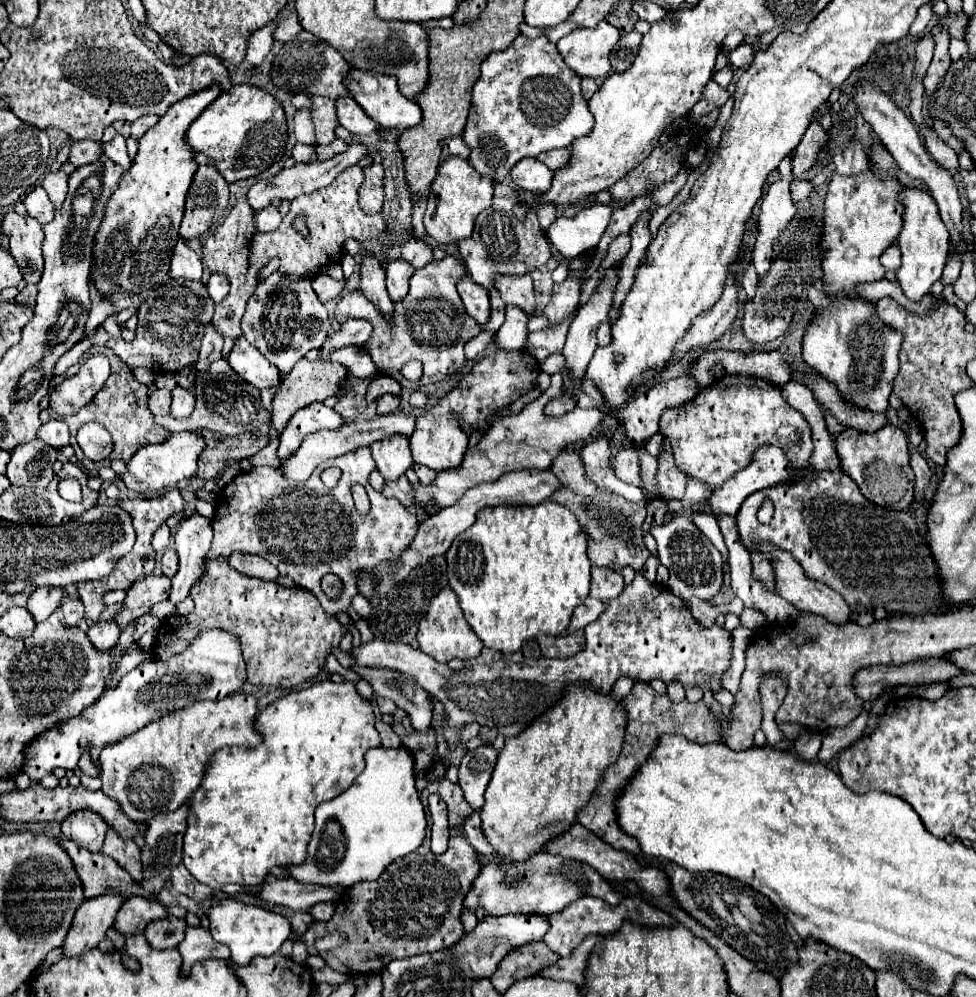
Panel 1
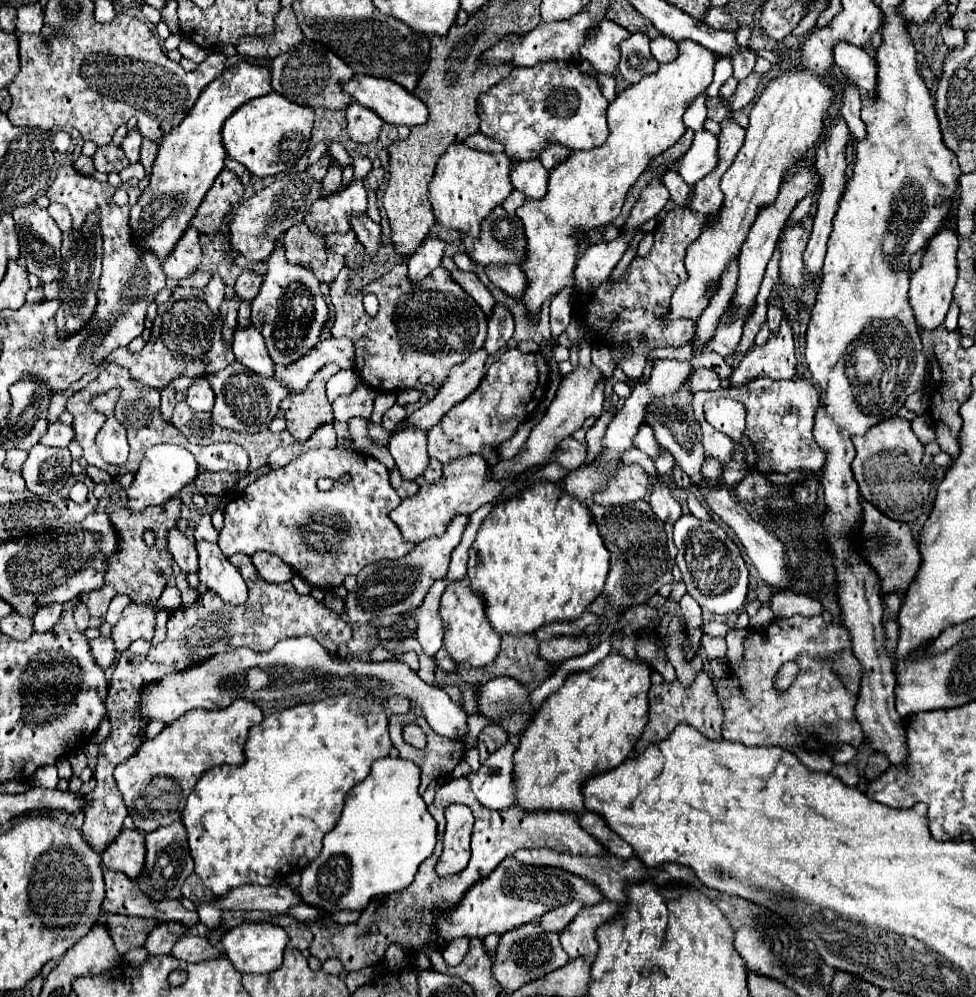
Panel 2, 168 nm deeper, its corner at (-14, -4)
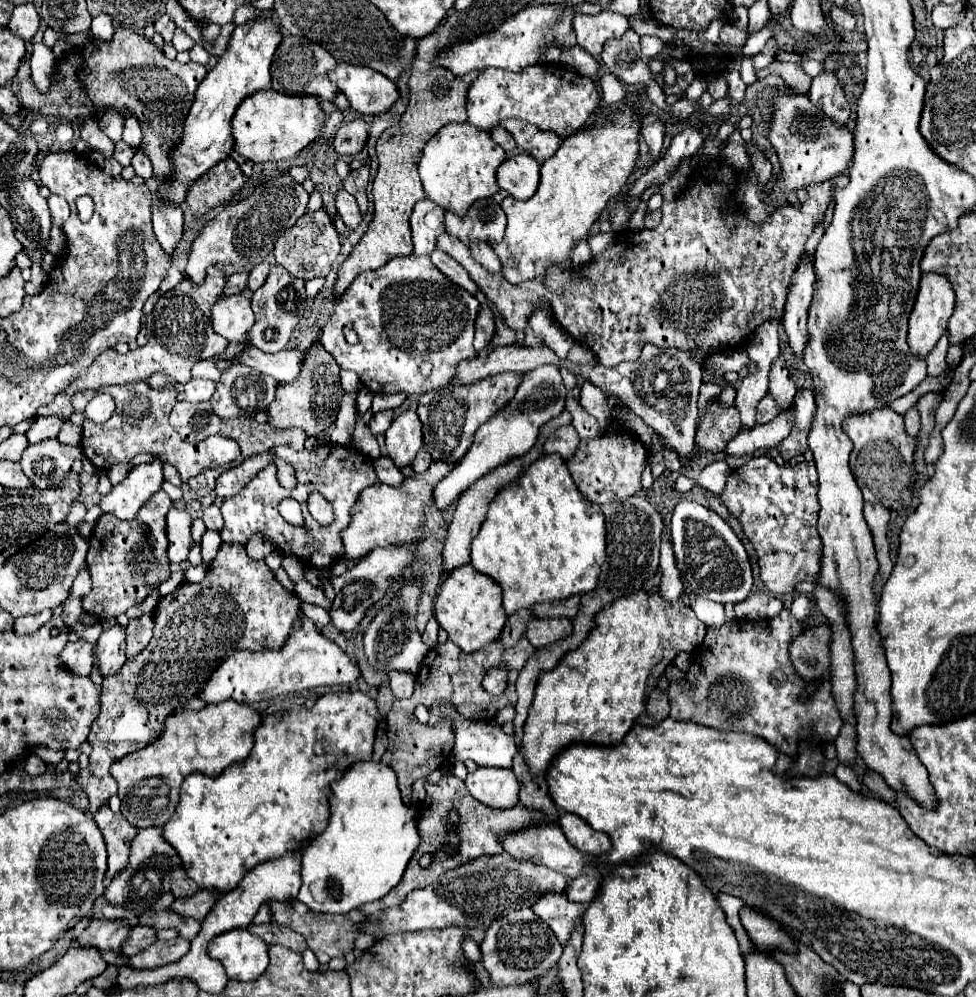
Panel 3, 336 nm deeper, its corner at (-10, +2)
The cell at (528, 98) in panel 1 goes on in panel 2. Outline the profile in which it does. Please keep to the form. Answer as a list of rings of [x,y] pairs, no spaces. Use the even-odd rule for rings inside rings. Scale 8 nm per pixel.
[[[562,61],[512,69],[512,73],[506,79],[502,79],[498,85],[490,87],[486,93],[478,97],[480,131],[500,141],[506,147],[506,155],[512,161],[538,159],[546,143],[560,143],[568,149],[592,149],[602,145],[604,139],[608,137],[606,109],[608,101],[600,93],[596,79],[580,73],[576,63],[562,63]]]

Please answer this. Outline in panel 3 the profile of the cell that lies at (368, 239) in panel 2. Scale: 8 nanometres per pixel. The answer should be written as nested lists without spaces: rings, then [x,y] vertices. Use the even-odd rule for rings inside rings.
[[[340,189],[336,195],[336,211],[350,231],[362,223],[362,213],[356,205],[356,199],[346,189]]]

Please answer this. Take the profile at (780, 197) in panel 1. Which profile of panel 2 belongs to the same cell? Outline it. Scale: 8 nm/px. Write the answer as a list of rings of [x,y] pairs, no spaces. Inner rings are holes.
[[[776,295],[774,297],[774,303],[768,305],[768,329],[770,333],[778,333],[778,327],[780,327],[780,321],[782,321],[782,313],[780,313],[780,305],[782,305],[782,297]]]

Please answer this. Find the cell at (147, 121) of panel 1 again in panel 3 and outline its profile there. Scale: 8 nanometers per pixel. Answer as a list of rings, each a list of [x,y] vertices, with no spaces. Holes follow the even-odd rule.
[[[142,149],[136,151],[134,159],[132,159],[132,167],[136,169],[136,175],[140,175],[142,179],[150,179],[154,173],[152,173],[152,163],[150,159],[146,157],[146,153]]]

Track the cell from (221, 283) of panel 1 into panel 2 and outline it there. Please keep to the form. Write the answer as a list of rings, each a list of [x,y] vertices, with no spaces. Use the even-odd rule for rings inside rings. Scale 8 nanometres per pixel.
[[[242,271],[242,275],[236,279],[234,291],[238,295],[242,295],[242,299],[252,301],[258,295],[260,285],[262,285],[262,277],[260,275],[256,275],[254,271]]]

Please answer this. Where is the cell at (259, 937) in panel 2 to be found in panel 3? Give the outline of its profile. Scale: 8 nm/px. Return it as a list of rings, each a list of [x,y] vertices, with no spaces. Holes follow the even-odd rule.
[[[232,929],[214,937],[208,951],[210,957],[222,961],[230,979],[240,981],[254,981],[270,963],[268,943],[246,929]]]

